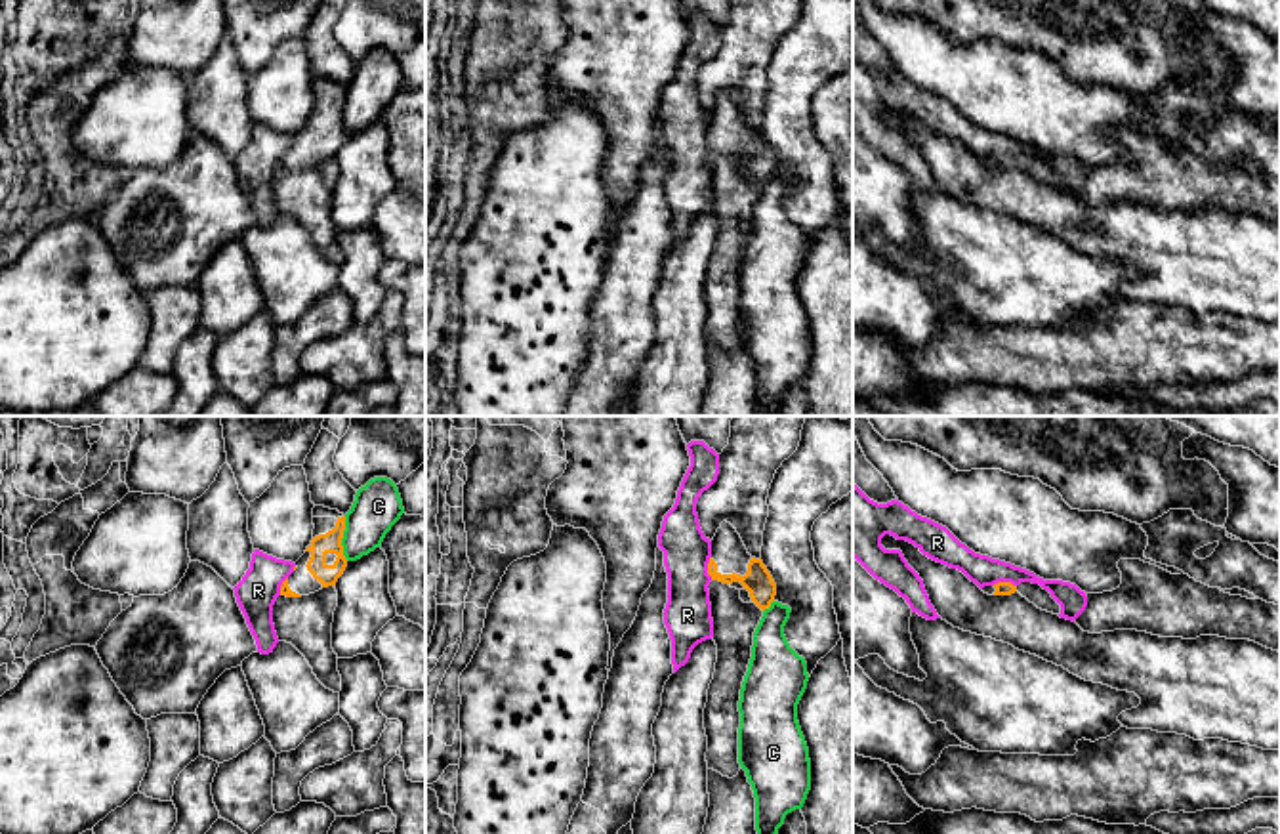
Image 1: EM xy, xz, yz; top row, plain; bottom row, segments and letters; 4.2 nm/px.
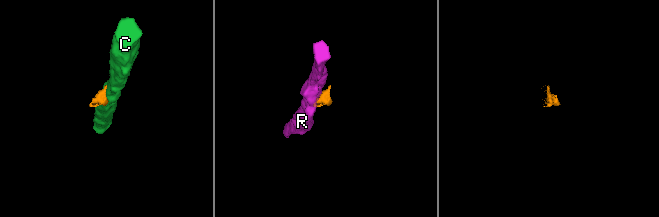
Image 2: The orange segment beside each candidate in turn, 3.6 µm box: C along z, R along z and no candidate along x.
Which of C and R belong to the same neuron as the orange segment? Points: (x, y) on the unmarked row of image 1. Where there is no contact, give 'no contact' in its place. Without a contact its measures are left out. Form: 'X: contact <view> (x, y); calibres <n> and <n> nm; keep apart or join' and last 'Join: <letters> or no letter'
C: contact xy (342, 109); calibres 90 and 200 nm; keep apart
R: contact xz (708, 140); calibres 120 and 200 nm; keep apart
Join: no letter

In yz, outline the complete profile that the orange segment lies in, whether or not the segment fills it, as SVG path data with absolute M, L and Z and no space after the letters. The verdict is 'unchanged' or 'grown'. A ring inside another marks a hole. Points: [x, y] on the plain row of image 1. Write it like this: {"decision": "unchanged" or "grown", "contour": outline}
{"decision": "grown", "contour": "M998 155L994 158L984 158L982 164L988 168L1011 168L1019 164L1038 181L1053 185L1053 187L1061 187L1061 177L1040 156L1021 155L1019 158L1013 158L1011 155Z"}

